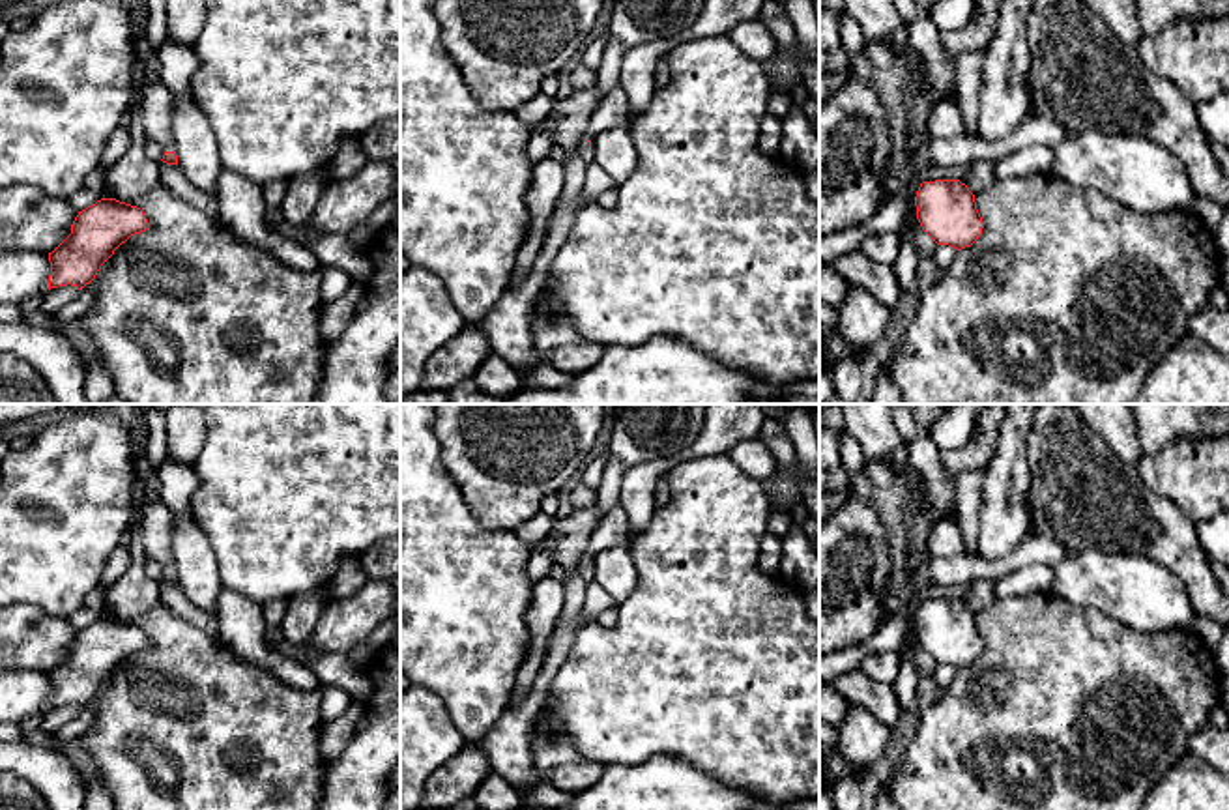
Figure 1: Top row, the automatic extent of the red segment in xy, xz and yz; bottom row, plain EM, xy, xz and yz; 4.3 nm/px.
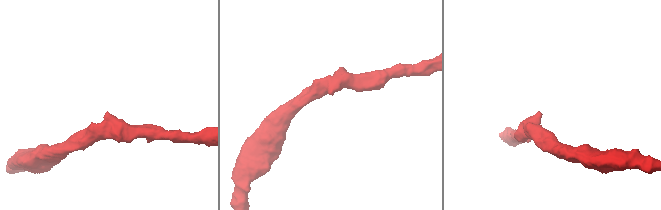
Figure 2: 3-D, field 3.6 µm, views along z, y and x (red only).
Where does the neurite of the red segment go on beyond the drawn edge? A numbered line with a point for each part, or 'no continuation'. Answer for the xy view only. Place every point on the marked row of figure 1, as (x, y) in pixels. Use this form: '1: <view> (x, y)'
1: xy (158, 100)

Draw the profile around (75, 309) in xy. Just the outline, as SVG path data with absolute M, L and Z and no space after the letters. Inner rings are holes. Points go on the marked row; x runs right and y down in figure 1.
M86 284L84 288L80 288L79 296L73 301L69 301L67 305L64 305L52 314L58 324L62 325L69 324L77 318L82 318L94 305L94 299L95 299L95 290L92 284Z

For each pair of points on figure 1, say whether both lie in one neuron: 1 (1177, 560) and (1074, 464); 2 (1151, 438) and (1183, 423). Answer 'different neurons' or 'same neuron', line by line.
1: same neuron
2: same neuron

